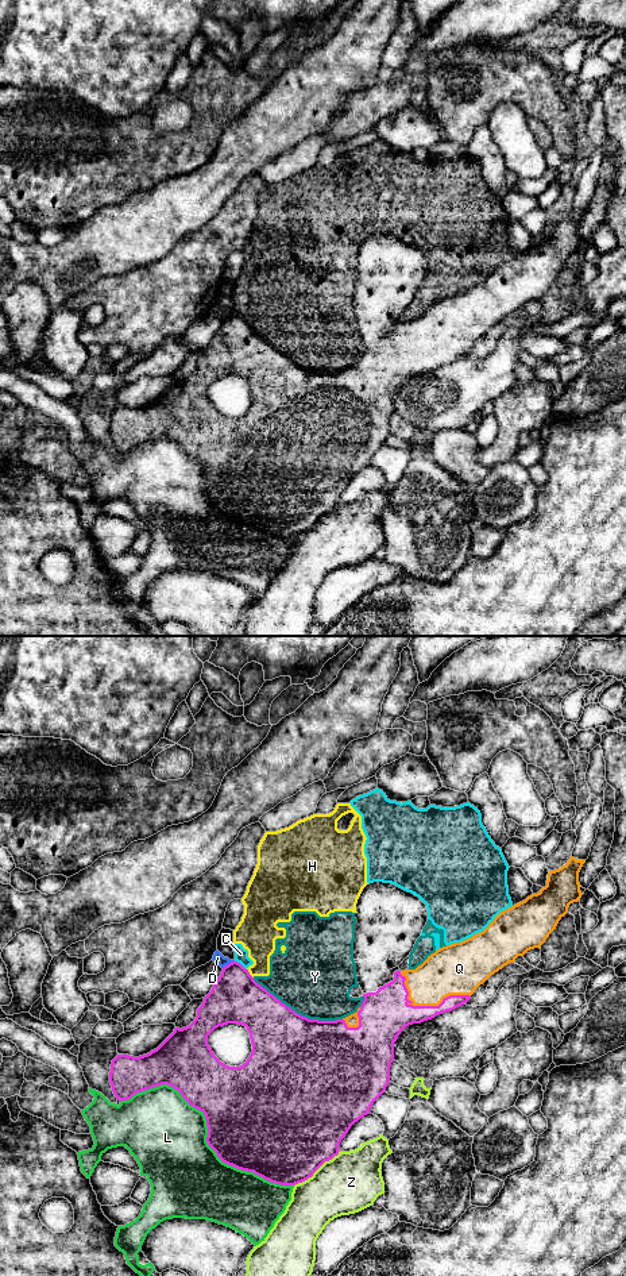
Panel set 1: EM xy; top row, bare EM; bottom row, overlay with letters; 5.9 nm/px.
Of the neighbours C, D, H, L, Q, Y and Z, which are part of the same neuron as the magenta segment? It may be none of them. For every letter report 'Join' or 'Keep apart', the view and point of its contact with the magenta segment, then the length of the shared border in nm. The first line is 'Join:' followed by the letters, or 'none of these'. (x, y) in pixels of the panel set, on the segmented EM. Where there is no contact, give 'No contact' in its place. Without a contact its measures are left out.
Join: Q
C: Keep apart. Touches magenta at xy (240, 964). Shared border 100 nm
D: Keep apart. Touches magenta at xy (230, 963). Shared border 90 nm
H: Keep apart. Touches magenta at xy (248, 974). Shared border 70 nm
L: Keep apart. Touches magenta at xy (208, 1132). Shared border 1150 nm
Q: Join. Touches magenta at xy (425, 1006). Shared border 460 nm
Y: Keep apart. Touches magenta at xy (296, 1013). Shared border 600 nm
Z: Keep apart. Touches magenta at xy (317, 1168). Shared border 340 nm

